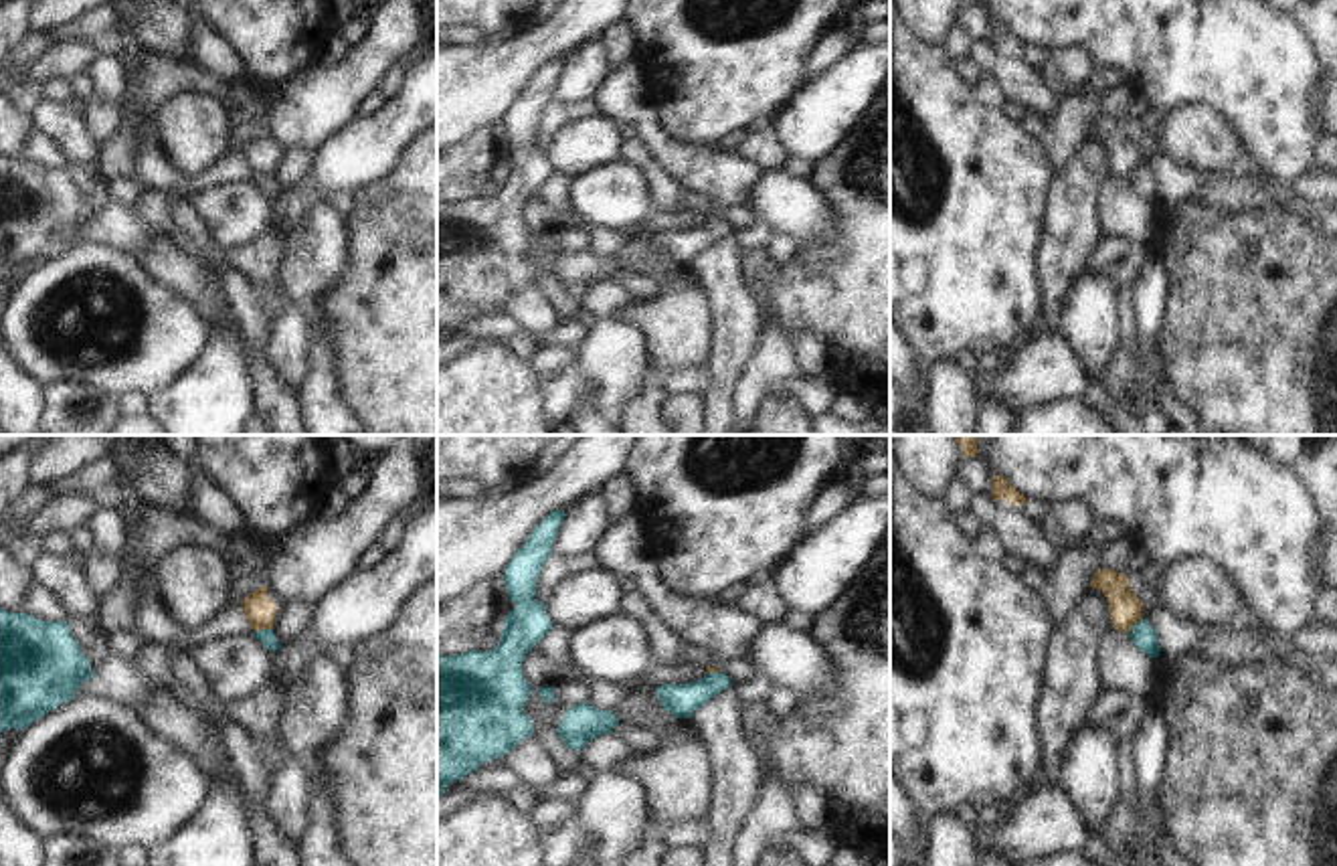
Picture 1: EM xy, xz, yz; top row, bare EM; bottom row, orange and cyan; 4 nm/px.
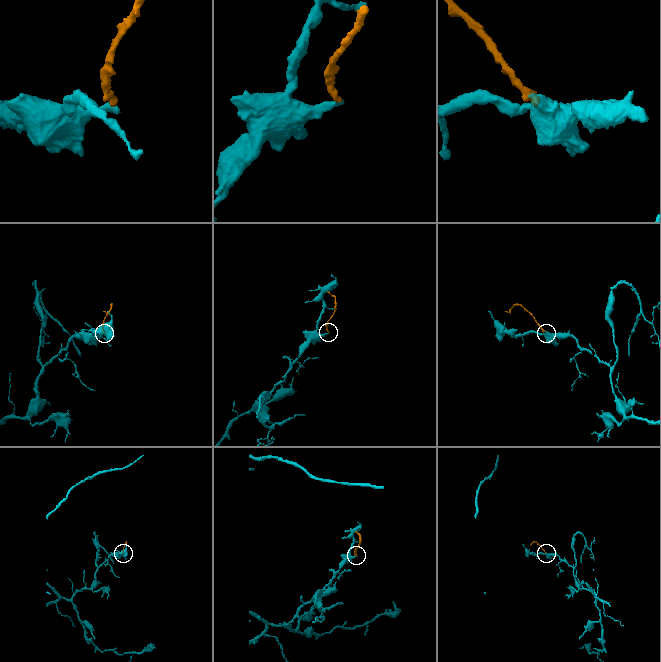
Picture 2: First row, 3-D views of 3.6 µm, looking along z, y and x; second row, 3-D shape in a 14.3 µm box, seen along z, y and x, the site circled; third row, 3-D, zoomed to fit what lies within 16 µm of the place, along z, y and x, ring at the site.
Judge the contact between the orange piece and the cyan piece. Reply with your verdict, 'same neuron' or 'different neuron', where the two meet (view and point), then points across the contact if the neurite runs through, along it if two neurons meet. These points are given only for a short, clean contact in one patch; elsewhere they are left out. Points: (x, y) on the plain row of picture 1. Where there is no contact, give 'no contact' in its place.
different neuron; contact xy (261, 175); border xy (270, 175), (253, 179)

